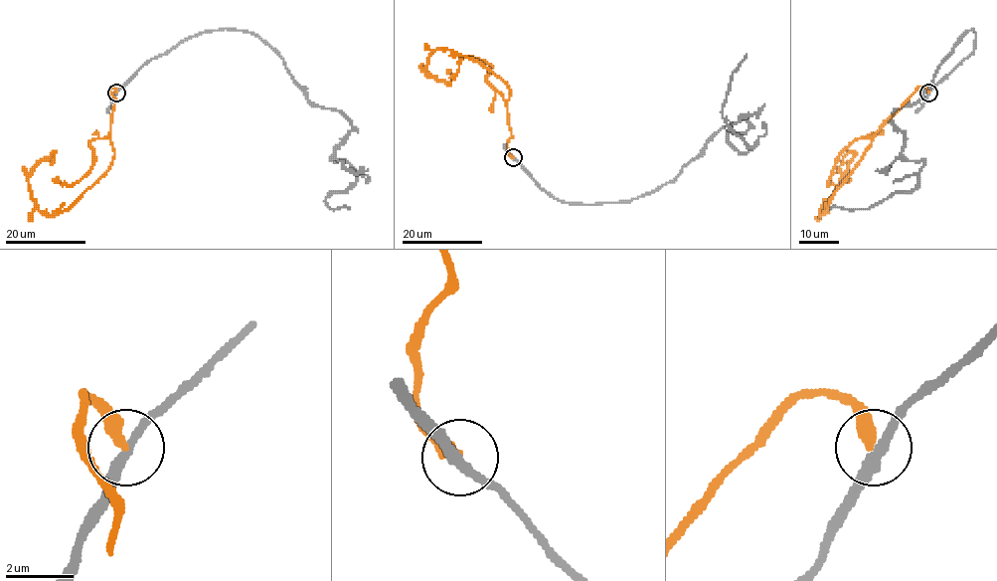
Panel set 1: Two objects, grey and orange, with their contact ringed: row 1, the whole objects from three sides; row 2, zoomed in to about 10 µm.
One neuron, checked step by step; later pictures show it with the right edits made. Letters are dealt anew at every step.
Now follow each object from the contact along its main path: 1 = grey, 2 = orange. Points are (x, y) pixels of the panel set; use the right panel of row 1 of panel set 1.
1: (928, 92), (973, 52), (972, 29), (892, 114), (918, 184), (825, 206)
2: (928, 92), (920, 86), (874, 136), (871, 146), (820, 215), (824, 201), (854, 157), (852, 151), (840, 165)

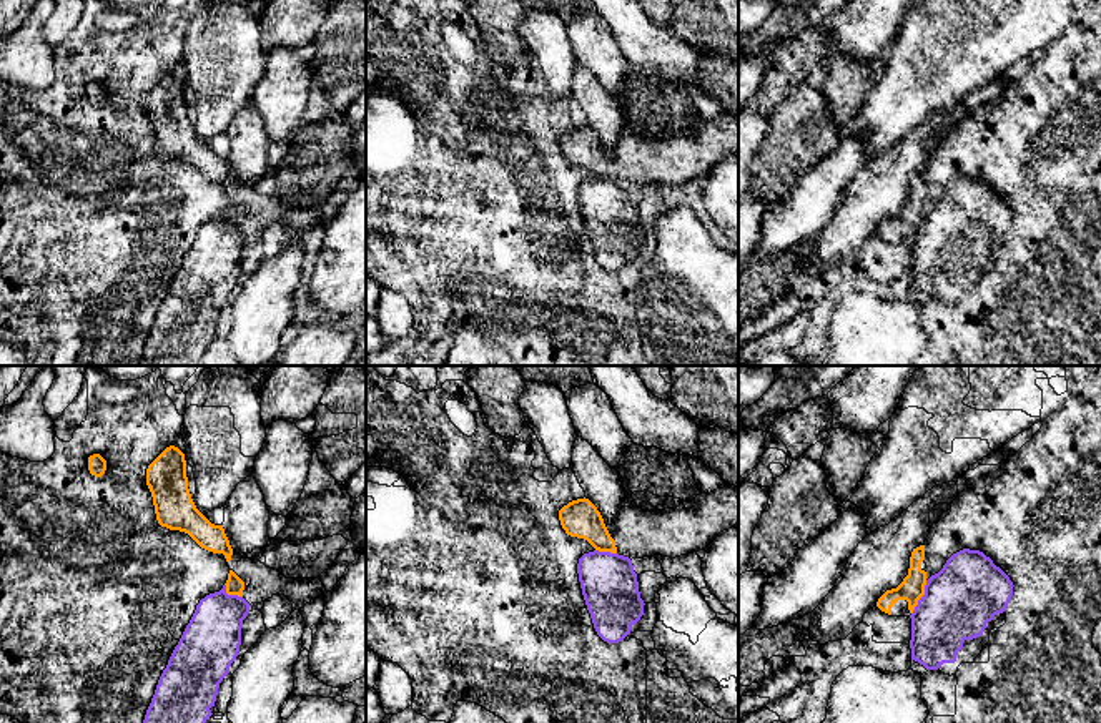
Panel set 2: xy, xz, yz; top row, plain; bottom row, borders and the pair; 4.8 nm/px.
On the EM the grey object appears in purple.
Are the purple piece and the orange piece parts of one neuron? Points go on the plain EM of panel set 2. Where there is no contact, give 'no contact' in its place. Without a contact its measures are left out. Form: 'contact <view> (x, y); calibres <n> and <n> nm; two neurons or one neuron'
contact yz (922, 225); calibres 340 and 120 nm; two neurons

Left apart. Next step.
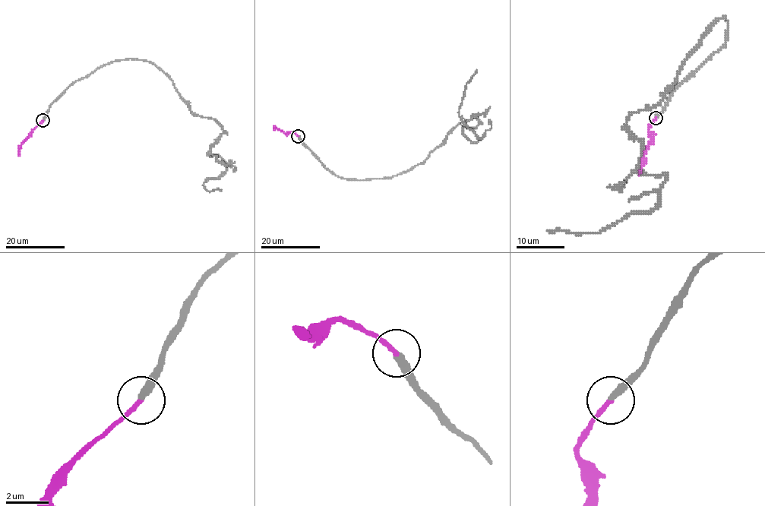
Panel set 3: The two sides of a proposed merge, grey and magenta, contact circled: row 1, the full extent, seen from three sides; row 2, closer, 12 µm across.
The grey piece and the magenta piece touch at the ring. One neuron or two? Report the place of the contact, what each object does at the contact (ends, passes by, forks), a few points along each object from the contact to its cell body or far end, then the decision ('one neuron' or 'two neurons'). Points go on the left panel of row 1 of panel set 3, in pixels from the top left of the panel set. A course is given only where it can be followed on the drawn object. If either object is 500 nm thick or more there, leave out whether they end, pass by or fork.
at (42, 120); grey ends there; magenta ends there; grey runs (42, 121), (101, 67), (149, 61), (194, 115), (221, 127), (207, 155), (227, 170), (203, 184), (221, 189); magenta runs (42, 121), (21, 144), (17, 155); one neuron

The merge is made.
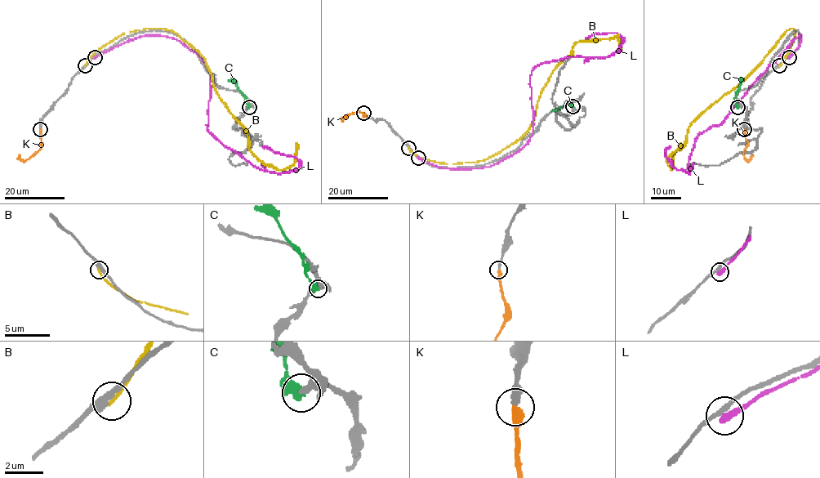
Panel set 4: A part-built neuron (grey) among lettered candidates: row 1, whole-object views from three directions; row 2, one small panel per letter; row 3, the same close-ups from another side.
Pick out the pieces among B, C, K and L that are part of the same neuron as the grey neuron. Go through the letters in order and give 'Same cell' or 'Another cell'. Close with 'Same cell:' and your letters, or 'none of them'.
B: Another cell
C: Another cell
K: Same cell
L: Another cell
Same cell: K

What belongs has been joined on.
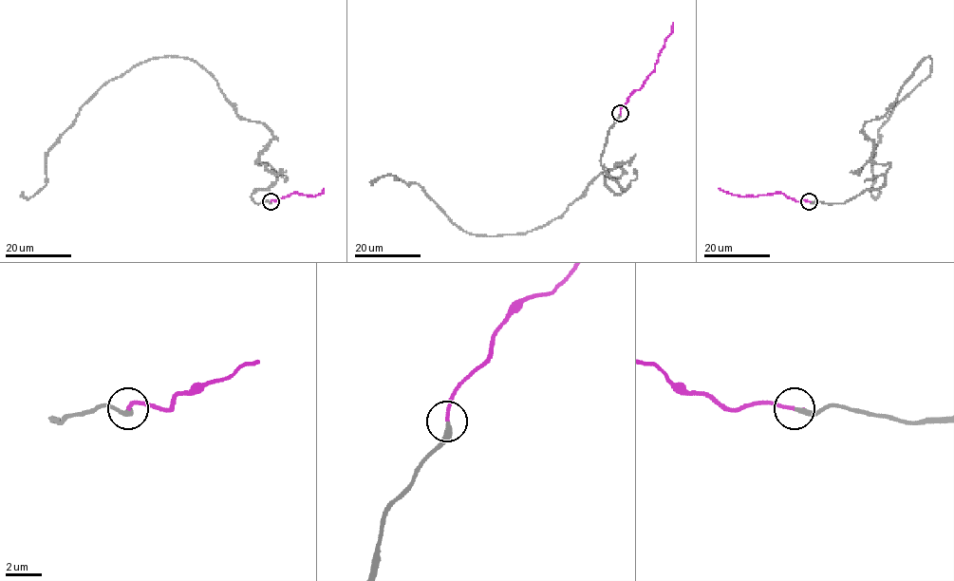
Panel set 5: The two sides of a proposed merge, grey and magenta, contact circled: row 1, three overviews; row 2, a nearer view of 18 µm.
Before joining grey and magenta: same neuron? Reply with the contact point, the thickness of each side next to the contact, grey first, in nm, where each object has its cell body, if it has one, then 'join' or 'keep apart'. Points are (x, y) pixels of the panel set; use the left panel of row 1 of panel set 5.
(271, 201) | 300/180 nm | grey none | magenta none | join

